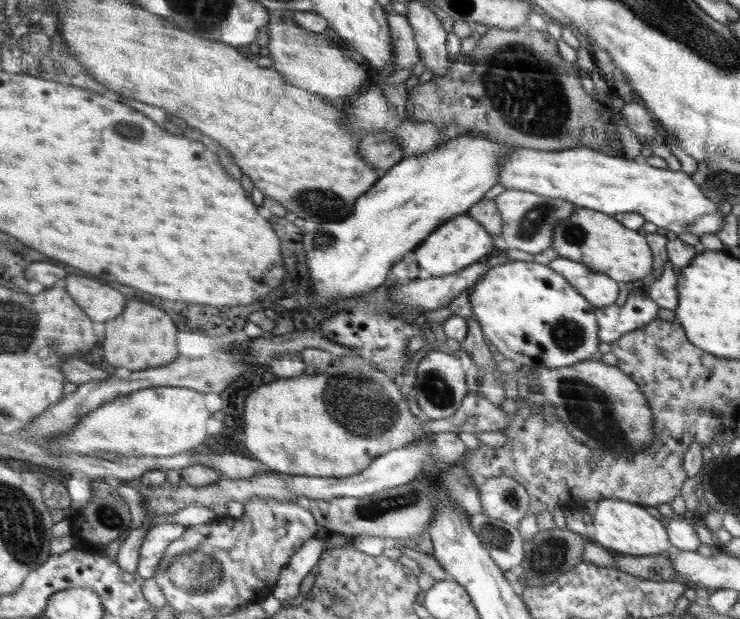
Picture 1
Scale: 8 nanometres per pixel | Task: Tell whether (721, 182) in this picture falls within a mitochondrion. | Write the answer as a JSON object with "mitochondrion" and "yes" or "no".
{"mitochondrion":"yes"}

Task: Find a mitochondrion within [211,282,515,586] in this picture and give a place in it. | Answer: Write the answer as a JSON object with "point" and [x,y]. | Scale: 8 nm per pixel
{"point":[356,403]}

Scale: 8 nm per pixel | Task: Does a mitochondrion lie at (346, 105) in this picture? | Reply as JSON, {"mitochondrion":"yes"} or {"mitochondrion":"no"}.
{"mitochondrion":"no"}

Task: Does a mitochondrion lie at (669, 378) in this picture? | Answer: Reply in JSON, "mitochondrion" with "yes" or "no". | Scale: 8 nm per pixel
{"mitochondrion":"no"}

